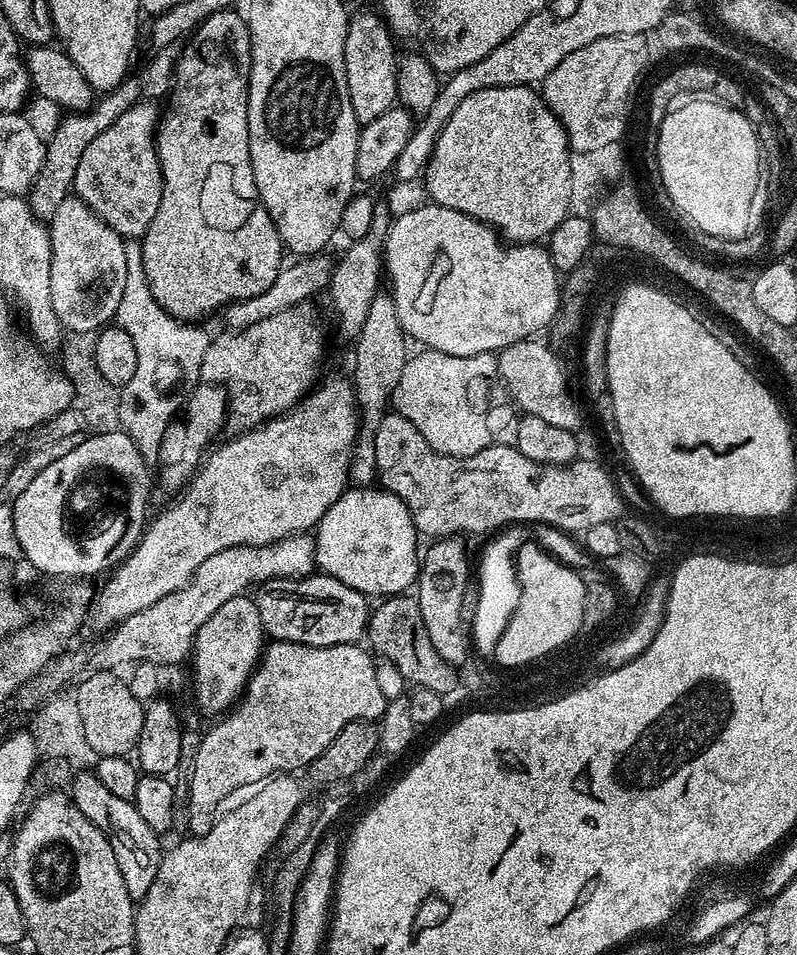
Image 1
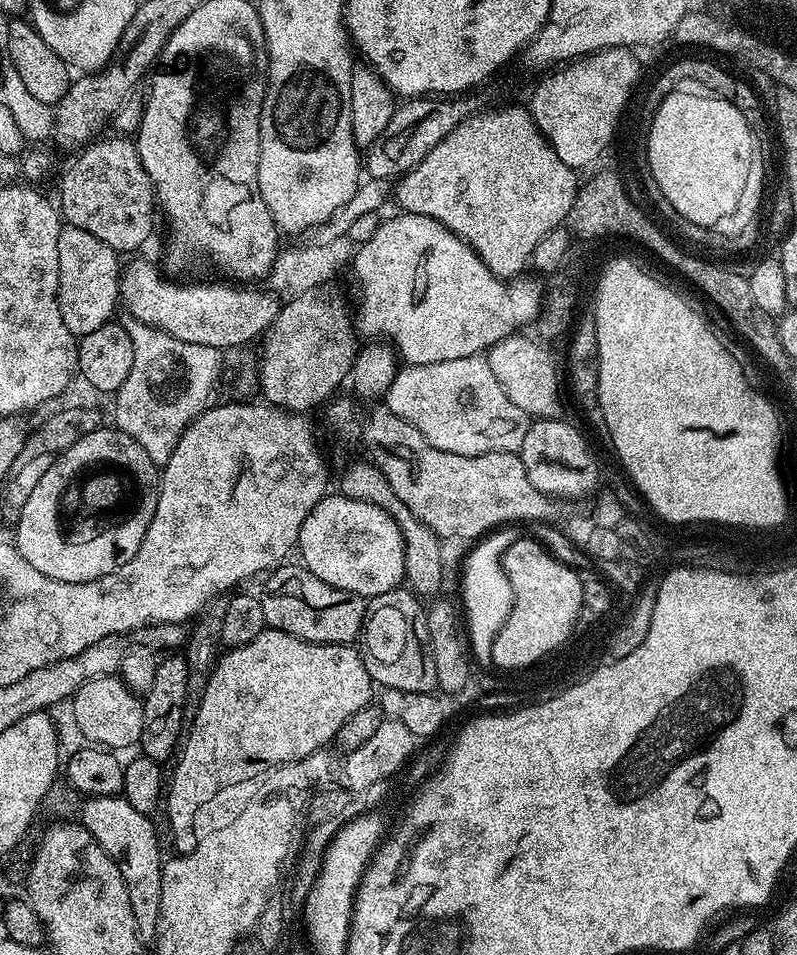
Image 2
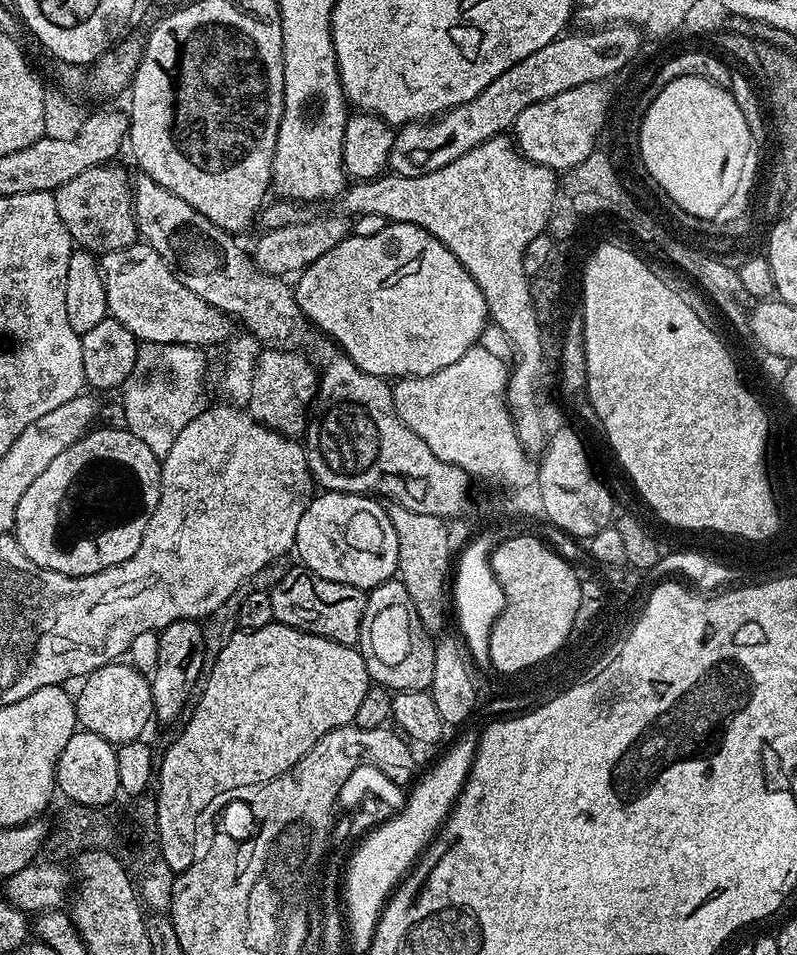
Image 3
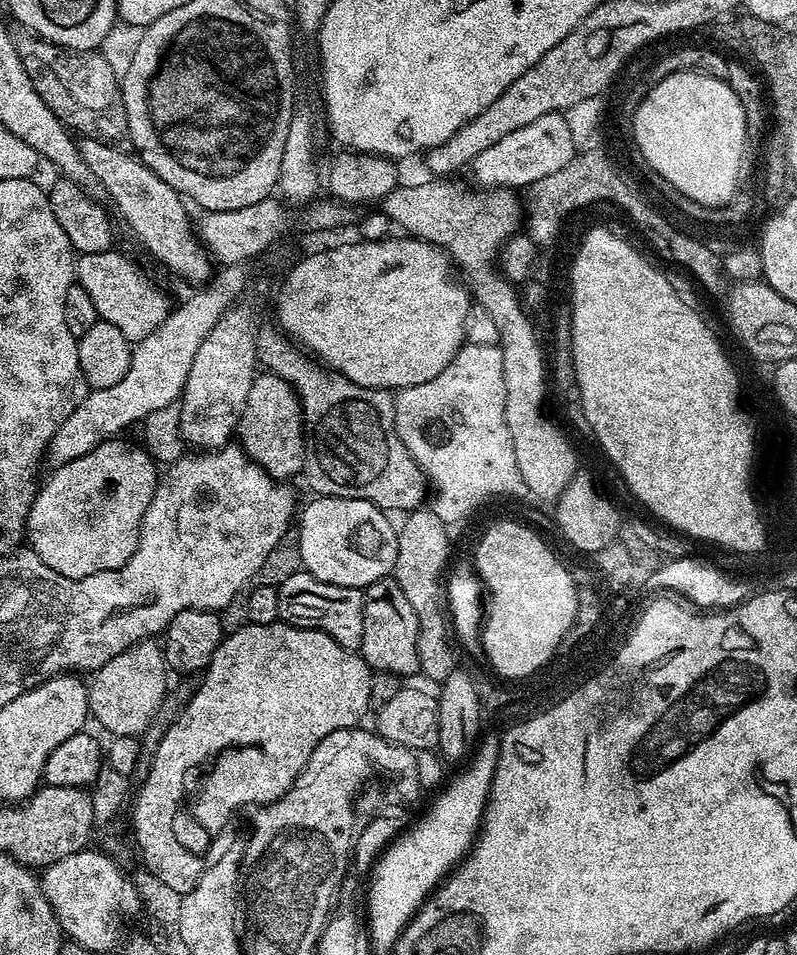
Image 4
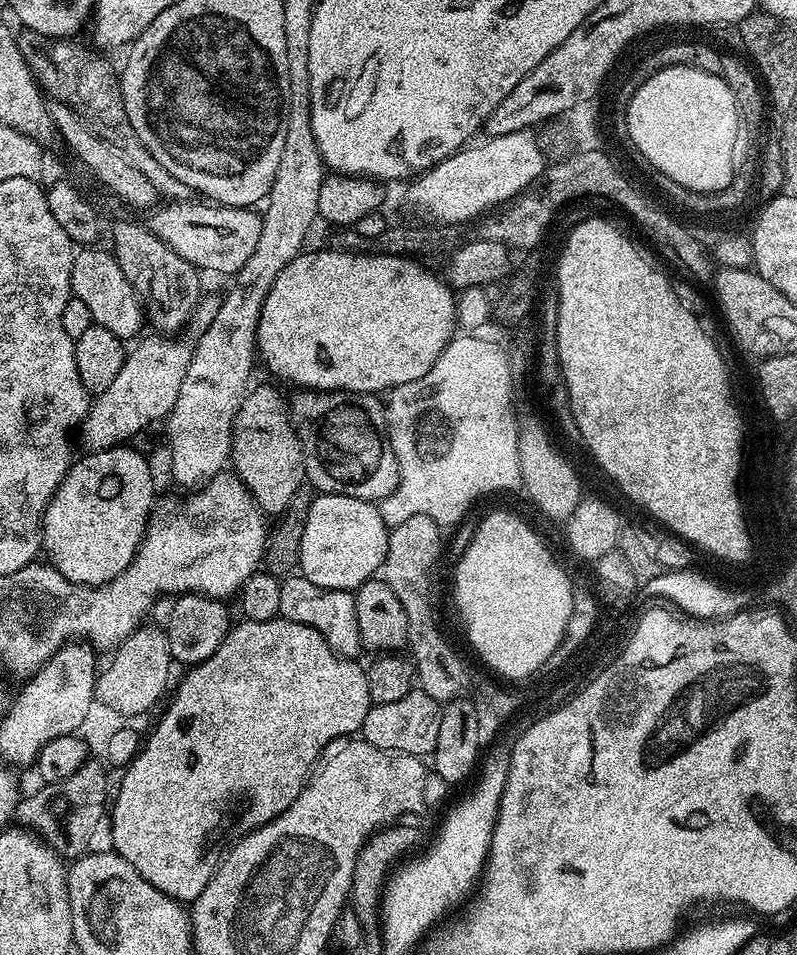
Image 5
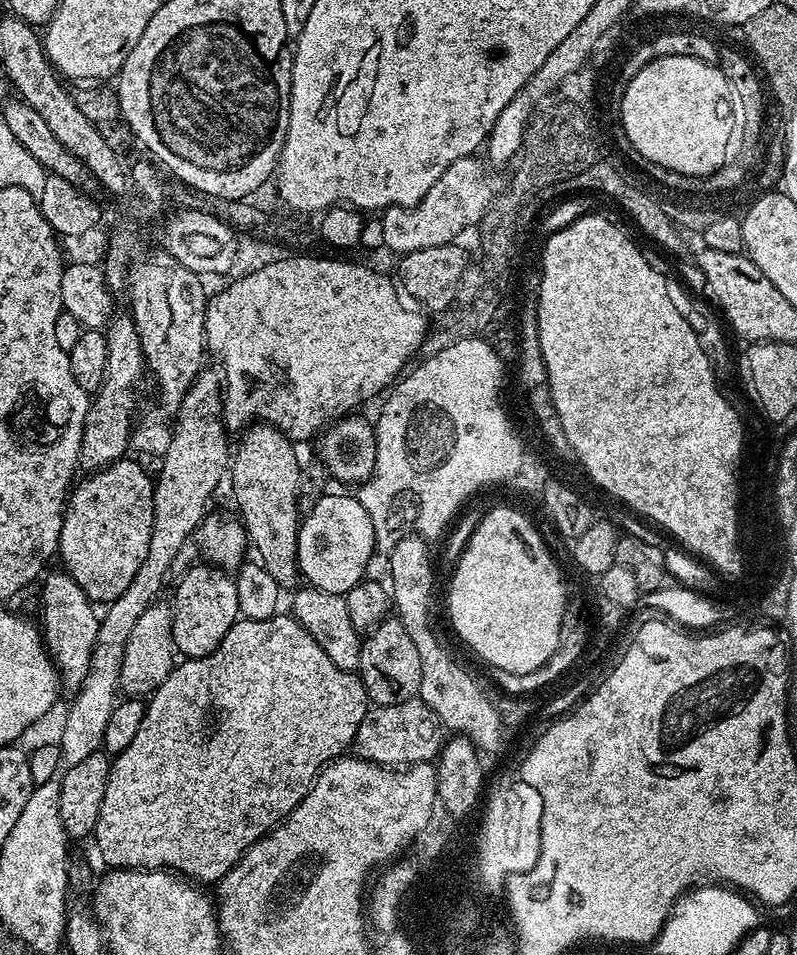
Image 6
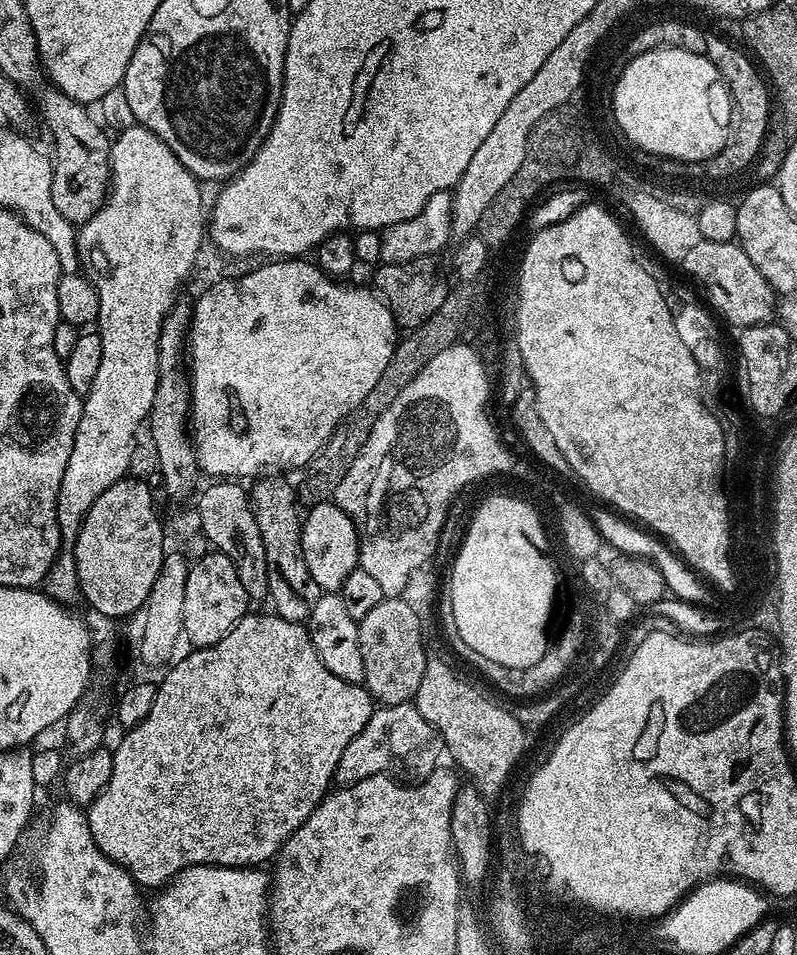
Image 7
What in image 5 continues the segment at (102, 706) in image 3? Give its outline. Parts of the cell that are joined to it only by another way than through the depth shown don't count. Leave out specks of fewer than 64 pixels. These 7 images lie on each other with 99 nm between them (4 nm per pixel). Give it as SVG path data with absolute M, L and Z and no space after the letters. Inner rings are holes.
M141 626L132 631L111 653L112 661L105 666L104 672L102 668L96 678L95 699L118 710L126 718L140 716L159 702L168 684L168 675L174 669L167 631L163 627L148 627Z

